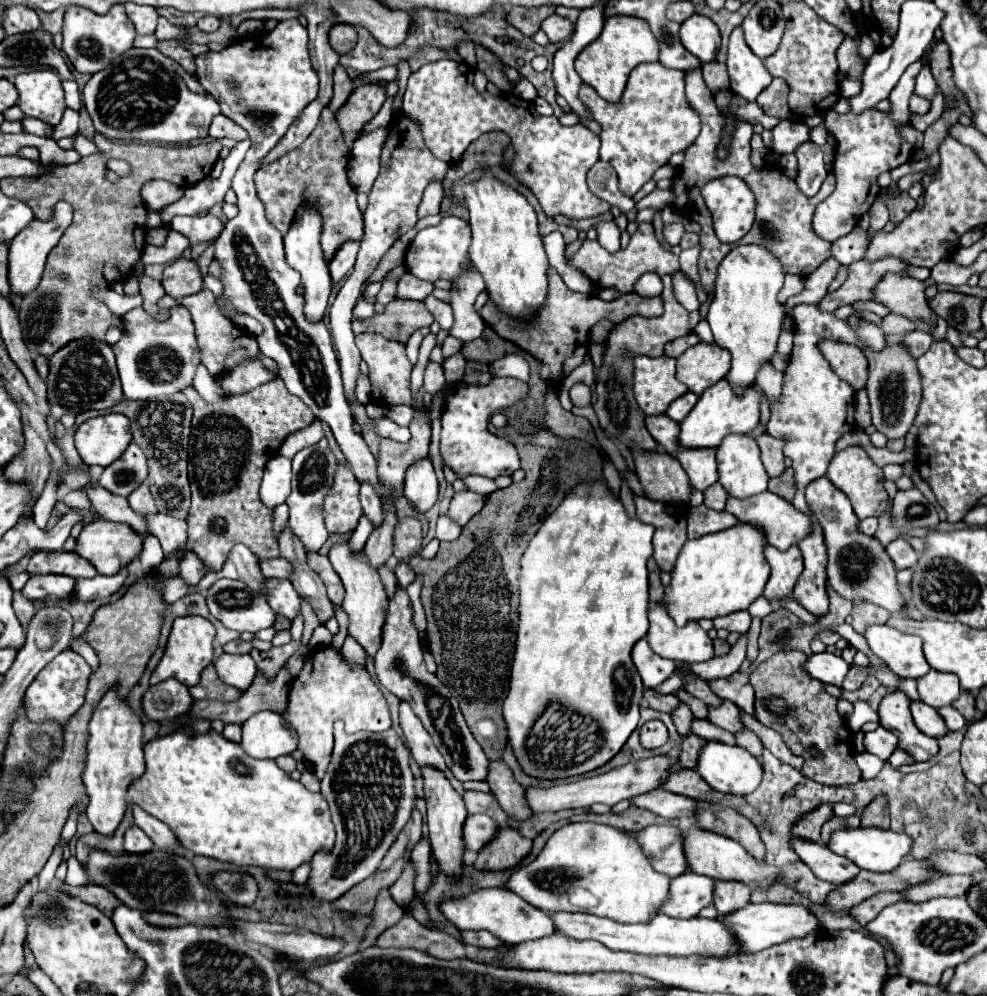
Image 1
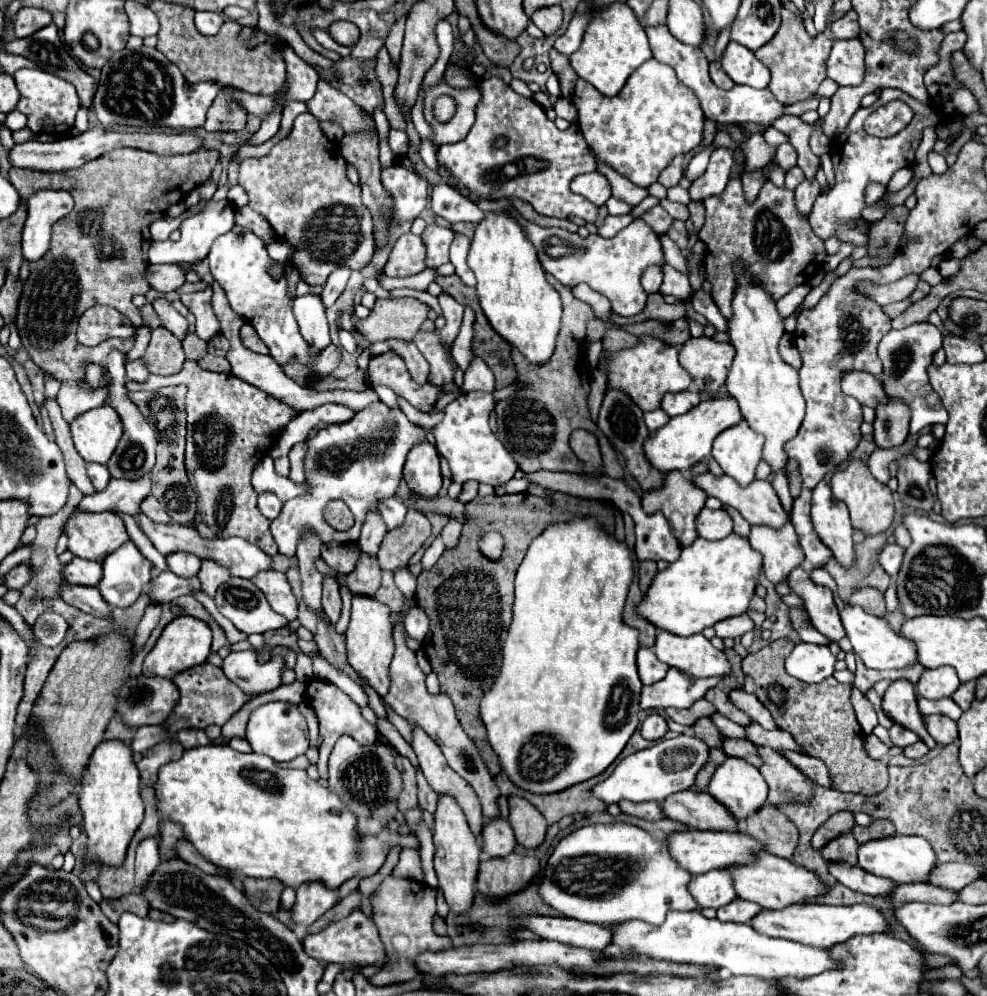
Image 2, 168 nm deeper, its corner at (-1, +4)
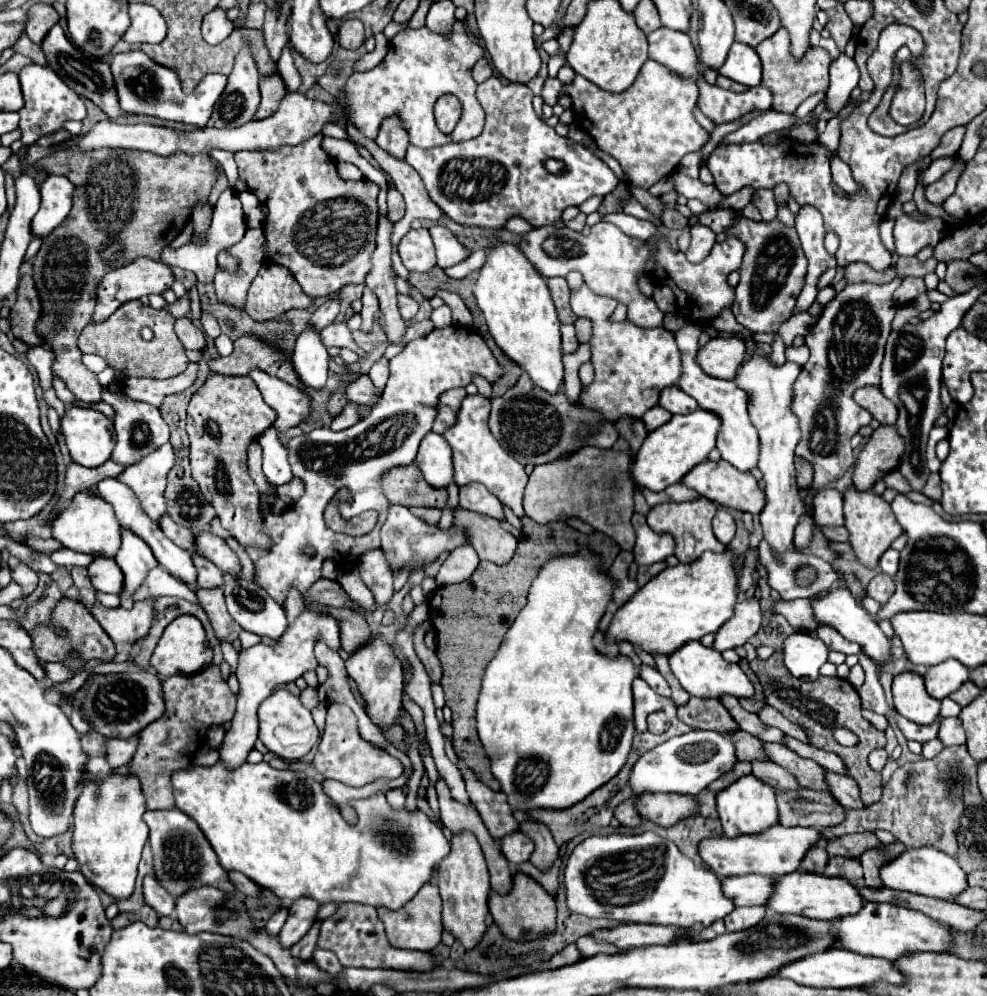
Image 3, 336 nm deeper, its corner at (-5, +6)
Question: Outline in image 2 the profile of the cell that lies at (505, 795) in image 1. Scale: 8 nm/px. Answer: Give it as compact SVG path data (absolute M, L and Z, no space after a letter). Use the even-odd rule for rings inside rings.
M509 797L509 811L509 823L517 841L527 849L537 849L543 843L549 827L545 817L521 797Z

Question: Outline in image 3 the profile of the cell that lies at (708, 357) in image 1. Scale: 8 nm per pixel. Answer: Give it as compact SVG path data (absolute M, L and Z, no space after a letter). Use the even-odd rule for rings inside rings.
M713 337L697 353L699 367L719 379L733 379L737 367L743 363L745 343L737 337Z

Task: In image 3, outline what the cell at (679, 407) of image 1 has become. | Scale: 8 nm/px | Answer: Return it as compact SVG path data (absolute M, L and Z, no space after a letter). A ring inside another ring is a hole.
M677 385L675 387L665 387L661 391L661 399L659 399L659 405L663 409L667 409L669 413L679 413L679 415L687 415L687 413L693 413L695 409L699 409L697 401L693 397L687 397L687 393L683 393Z

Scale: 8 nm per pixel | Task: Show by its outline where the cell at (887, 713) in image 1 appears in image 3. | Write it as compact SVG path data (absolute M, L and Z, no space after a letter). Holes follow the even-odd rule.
M913 671L895 675L893 705L903 717L917 725L931 725L939 717L939 701L925 693L923 677Z

